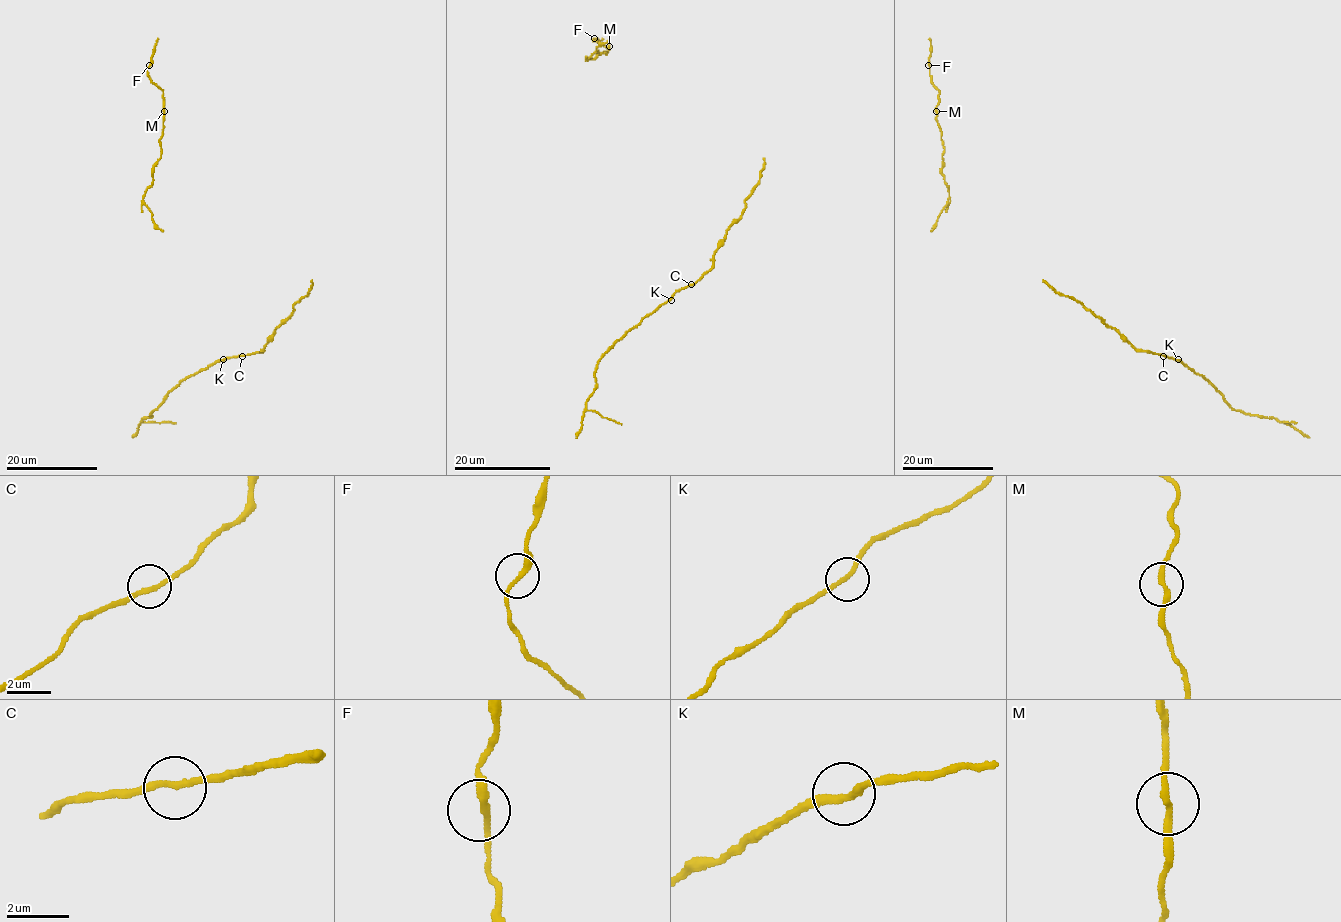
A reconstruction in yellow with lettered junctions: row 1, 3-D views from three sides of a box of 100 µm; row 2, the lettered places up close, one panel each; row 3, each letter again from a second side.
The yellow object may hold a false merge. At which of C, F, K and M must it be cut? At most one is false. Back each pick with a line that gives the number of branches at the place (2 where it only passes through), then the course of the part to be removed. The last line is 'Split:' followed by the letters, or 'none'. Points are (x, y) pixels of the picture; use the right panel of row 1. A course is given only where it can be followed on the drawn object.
M: 2 | (936, 111), (944, 149), (944, 183), (949, 191), (948, 203), (931, 231)
Split: M

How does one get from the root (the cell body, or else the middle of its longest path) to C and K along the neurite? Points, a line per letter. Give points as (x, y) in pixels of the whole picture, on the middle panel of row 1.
C: (763, 158), (764, 168), (758, 184), (745, 201), (744, 212), (715, 252), (713, 266), (691, 284)
K: (763, 158), (758, 184), (715, 252), (713, 266), (671, 300)

